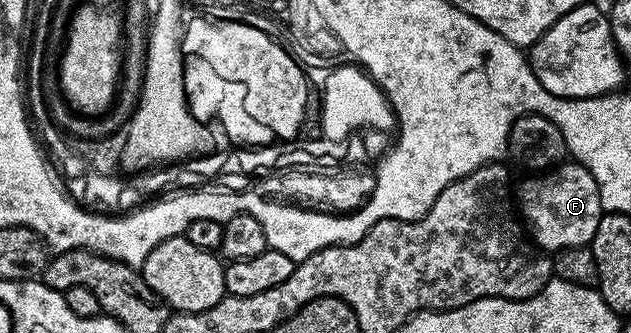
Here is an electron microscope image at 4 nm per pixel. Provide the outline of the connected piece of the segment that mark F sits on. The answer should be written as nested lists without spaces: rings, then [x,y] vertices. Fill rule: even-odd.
[[[566,162],[544,174],[525,179],[529,180],[521,184],[519,212],[538,248],[579,248],[592,241],[603,209],[595,178],[591,178],[582,164]]]

